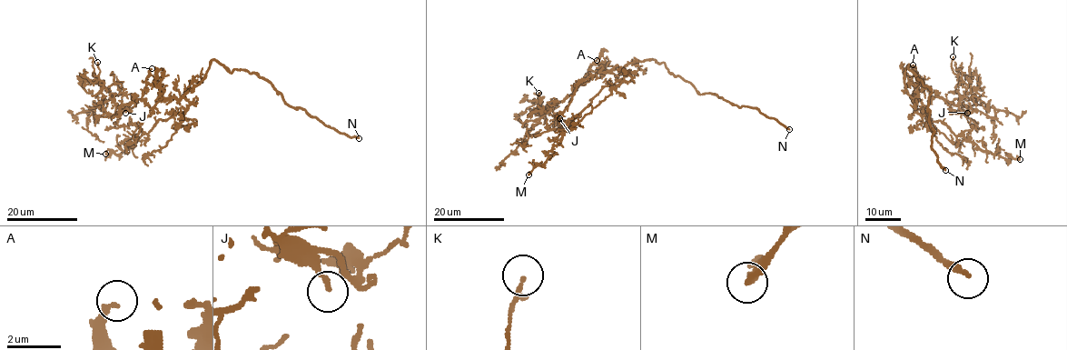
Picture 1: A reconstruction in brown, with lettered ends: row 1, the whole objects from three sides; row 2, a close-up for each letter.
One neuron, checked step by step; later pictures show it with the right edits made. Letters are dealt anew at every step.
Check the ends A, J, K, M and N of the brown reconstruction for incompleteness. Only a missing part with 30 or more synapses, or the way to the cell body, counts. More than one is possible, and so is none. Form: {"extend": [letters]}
{"extend": ["A", "N"]}

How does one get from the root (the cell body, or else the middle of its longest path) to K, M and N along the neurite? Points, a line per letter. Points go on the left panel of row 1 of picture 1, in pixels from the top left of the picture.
K: (202, 80), (179, 99), (159, 100), (150, 108), (135, 99), (118, 107), (99, 79), (97, 62)
M: (202, 80), (183, 97), (189, 103), (184, 112), (165, 120), (160, 119), (133, 146), (119, 154), (105, 154)
N: (202, 80), (212, 60), (231, 72), (241, 69), (253, 72), (265, 77), (289, 104), (359, 138)

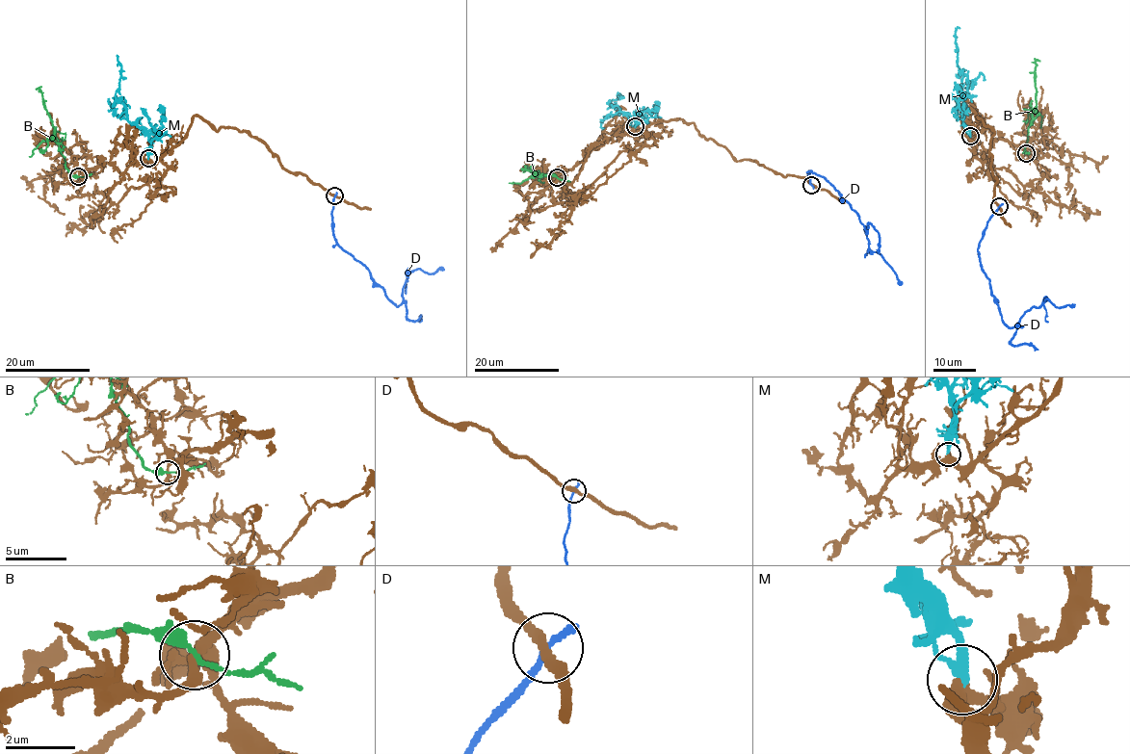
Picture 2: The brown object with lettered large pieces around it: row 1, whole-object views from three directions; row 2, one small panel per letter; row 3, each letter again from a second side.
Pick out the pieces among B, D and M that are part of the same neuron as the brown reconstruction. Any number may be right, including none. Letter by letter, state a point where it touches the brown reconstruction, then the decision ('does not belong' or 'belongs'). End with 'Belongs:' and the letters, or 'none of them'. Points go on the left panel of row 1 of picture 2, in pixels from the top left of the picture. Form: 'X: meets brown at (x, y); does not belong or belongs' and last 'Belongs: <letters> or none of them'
B: meets brown at (78, 176); does not belong
D: meets brown at (334, 195); does not belong
M: meets brown at (148, 158); belongs
Belongs: M

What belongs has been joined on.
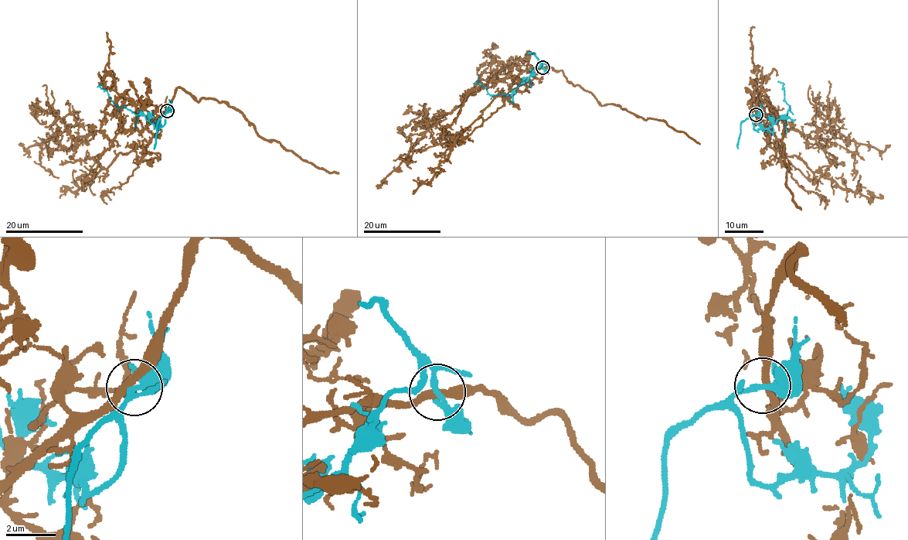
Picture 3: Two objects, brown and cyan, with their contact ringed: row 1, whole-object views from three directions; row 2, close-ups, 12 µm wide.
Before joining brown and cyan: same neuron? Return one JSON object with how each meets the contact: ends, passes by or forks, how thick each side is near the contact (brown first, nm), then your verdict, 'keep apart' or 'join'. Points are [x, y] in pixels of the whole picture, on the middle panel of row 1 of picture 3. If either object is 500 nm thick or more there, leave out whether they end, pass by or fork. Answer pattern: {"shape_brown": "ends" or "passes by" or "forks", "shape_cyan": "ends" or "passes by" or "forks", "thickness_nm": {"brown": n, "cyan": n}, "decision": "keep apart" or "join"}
{"shape_brown": "passes by", "shape_cyan": "forks", "thickness_nm": {"brown": 280, "cyan": 200}, "decision": "keep apart"}

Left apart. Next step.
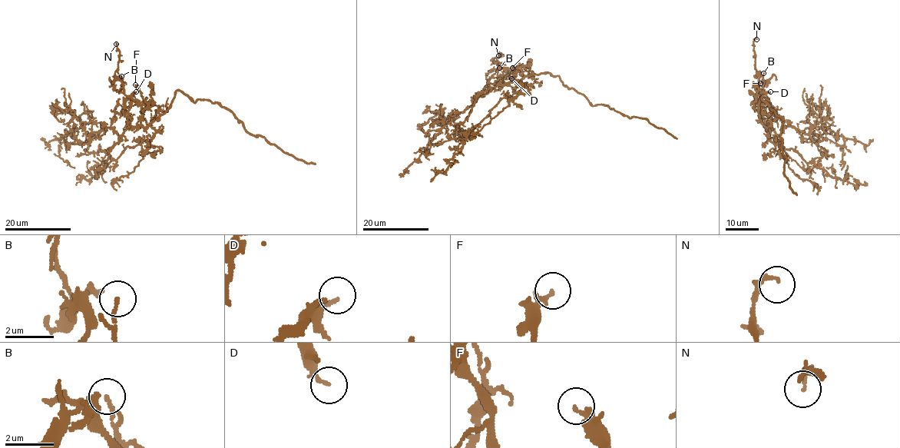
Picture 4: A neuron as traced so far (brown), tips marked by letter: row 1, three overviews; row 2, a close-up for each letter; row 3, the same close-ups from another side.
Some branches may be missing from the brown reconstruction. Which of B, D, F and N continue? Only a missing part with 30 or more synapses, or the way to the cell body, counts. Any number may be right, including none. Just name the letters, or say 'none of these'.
F

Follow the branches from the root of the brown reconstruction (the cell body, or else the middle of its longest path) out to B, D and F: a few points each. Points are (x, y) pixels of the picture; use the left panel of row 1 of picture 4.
B: (167, 109), (144, 127), (141, 123), (141, 106), (120, 91), (121, 76)
D: (167, 109), (144, 127), (141, 123), (142, 107), (131, 96), (136, 91)
F: (167, 109), (144, 127), (141, 121), (147, 101), (135, 84)

